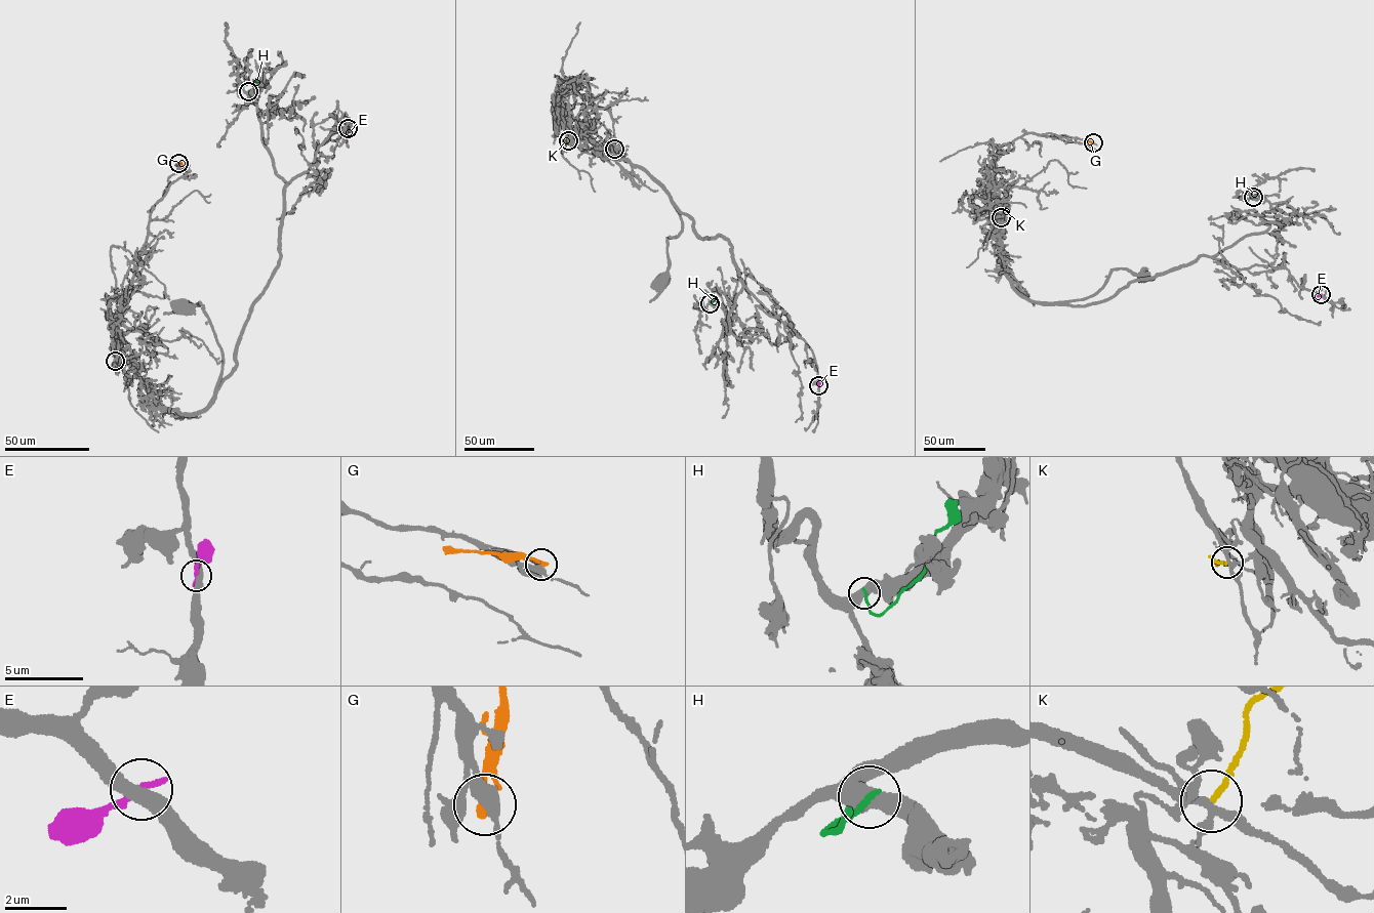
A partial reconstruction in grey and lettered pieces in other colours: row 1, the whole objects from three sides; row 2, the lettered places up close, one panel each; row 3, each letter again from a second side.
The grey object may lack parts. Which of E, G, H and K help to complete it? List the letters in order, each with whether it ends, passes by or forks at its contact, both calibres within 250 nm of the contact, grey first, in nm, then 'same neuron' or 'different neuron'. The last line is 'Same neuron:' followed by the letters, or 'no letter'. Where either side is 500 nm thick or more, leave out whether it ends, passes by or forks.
E: it ends there; 420 nm thick on the grey side, 240 nm on the other; different neuron
G: it ends there; 400 nm thick on the grey side, 280 nm on the other; different neuron
H: 500 nm thick on the grey side, 190 nm on the other; different neuron
K: it ends there; 240 nm thick on the grey side, 160 nm on the other; different neuron
Same neuron: no letter

